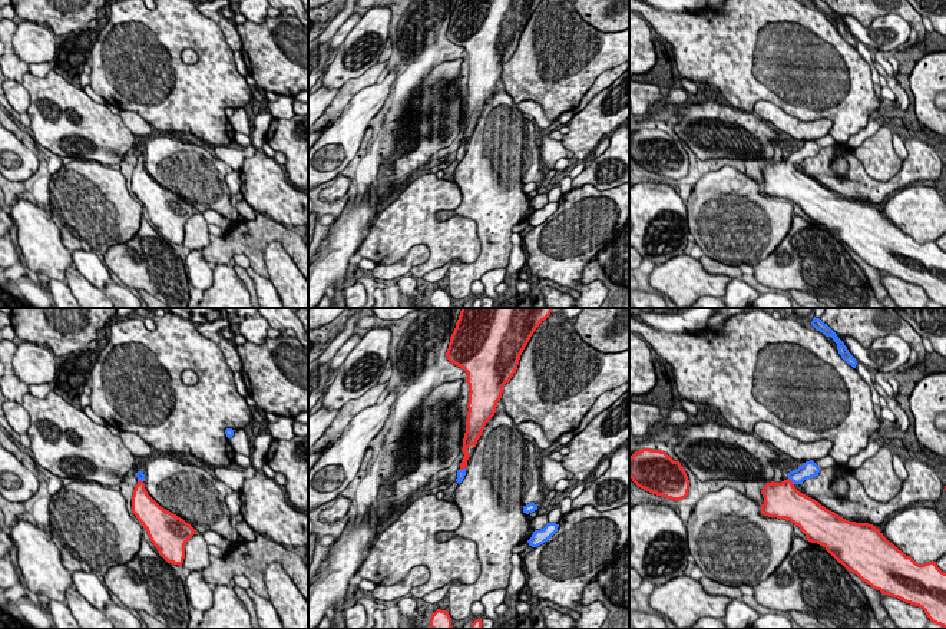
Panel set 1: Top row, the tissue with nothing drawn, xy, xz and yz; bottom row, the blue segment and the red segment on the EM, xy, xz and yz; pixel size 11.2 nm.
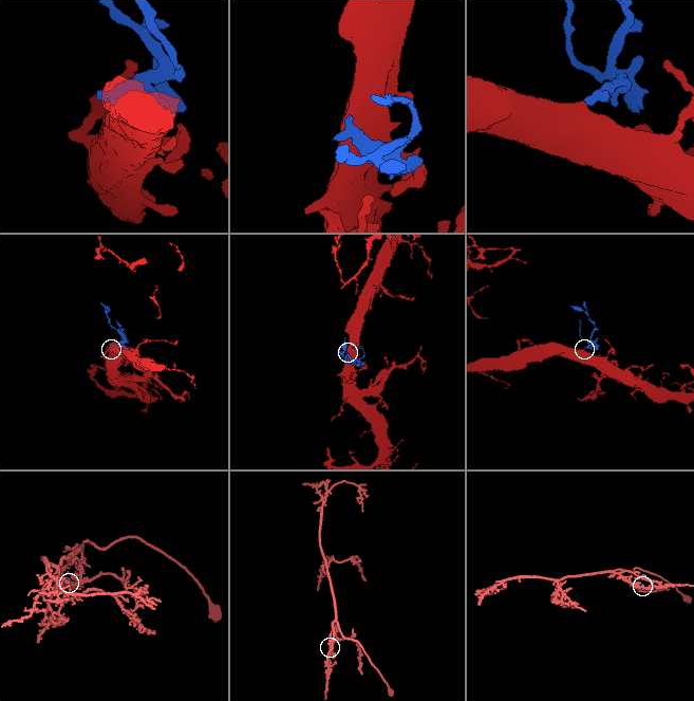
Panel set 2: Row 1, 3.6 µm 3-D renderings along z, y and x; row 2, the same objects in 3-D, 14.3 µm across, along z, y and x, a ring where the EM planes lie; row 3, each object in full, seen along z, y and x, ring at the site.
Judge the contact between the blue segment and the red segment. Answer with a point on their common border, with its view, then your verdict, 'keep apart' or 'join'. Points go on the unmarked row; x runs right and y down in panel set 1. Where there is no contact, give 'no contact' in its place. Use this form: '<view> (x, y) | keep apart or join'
yz (791, 159) | join

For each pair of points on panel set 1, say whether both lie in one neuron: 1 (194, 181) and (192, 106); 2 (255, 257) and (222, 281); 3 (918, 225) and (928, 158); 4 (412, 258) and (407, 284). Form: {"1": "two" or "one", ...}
{"1": "two", "2": "two", "3": "two", "4": "two"}

